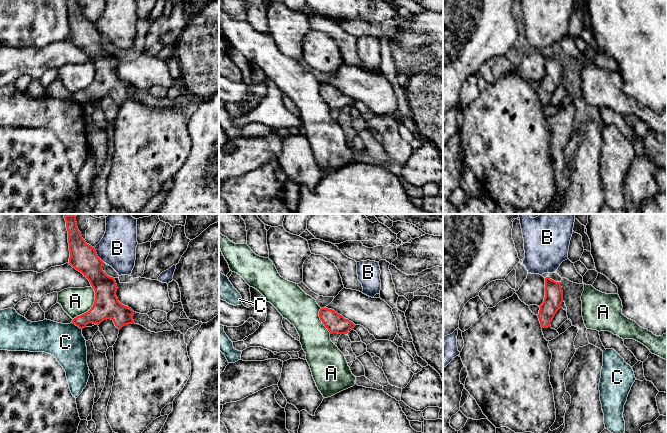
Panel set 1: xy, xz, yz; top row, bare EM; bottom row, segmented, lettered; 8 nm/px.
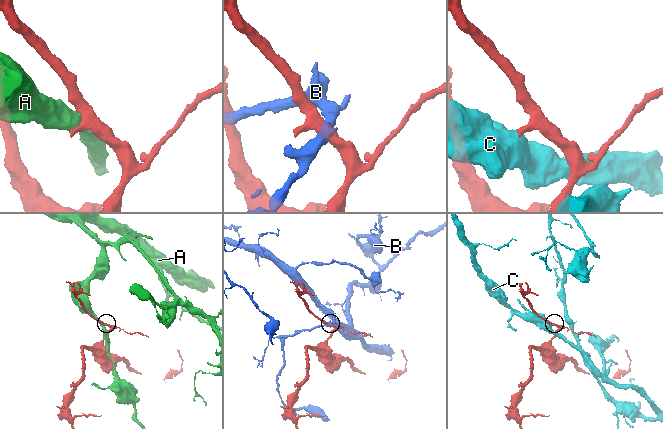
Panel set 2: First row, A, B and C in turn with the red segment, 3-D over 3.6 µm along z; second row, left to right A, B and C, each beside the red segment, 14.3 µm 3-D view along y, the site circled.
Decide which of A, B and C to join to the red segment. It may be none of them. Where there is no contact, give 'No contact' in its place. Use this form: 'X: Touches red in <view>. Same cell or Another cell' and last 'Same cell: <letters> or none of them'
A: Touches red in xy. Another cell
B: Touches red in xy. Another cell
C: Touches red in xy. Another cell
Same cell: none of them

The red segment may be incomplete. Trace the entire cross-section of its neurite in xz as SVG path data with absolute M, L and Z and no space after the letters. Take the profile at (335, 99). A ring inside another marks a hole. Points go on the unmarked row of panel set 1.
M321 84L319 87L319 93L330 110L347 110L350 105L353 106L356 102L353 98L328 84Z

